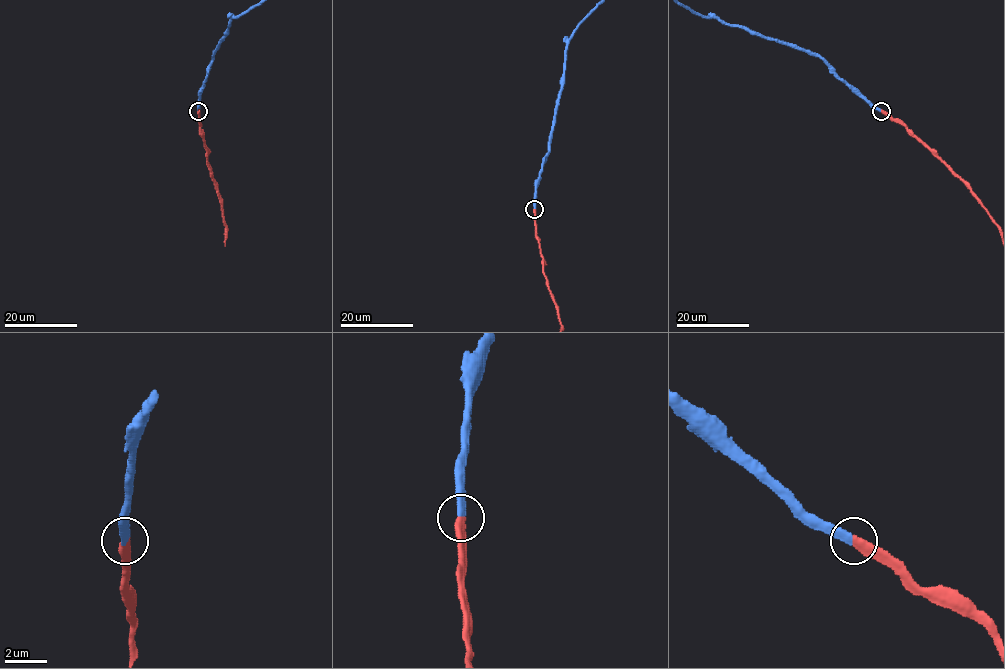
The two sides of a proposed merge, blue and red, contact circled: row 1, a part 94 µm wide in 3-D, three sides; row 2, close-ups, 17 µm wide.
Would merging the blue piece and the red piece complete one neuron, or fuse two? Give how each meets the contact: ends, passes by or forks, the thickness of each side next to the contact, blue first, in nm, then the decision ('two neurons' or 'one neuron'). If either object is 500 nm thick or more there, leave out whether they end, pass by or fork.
blue ends there; red ends there; 420 nm thick on the blue side, 480 nm on the other; one neuron

